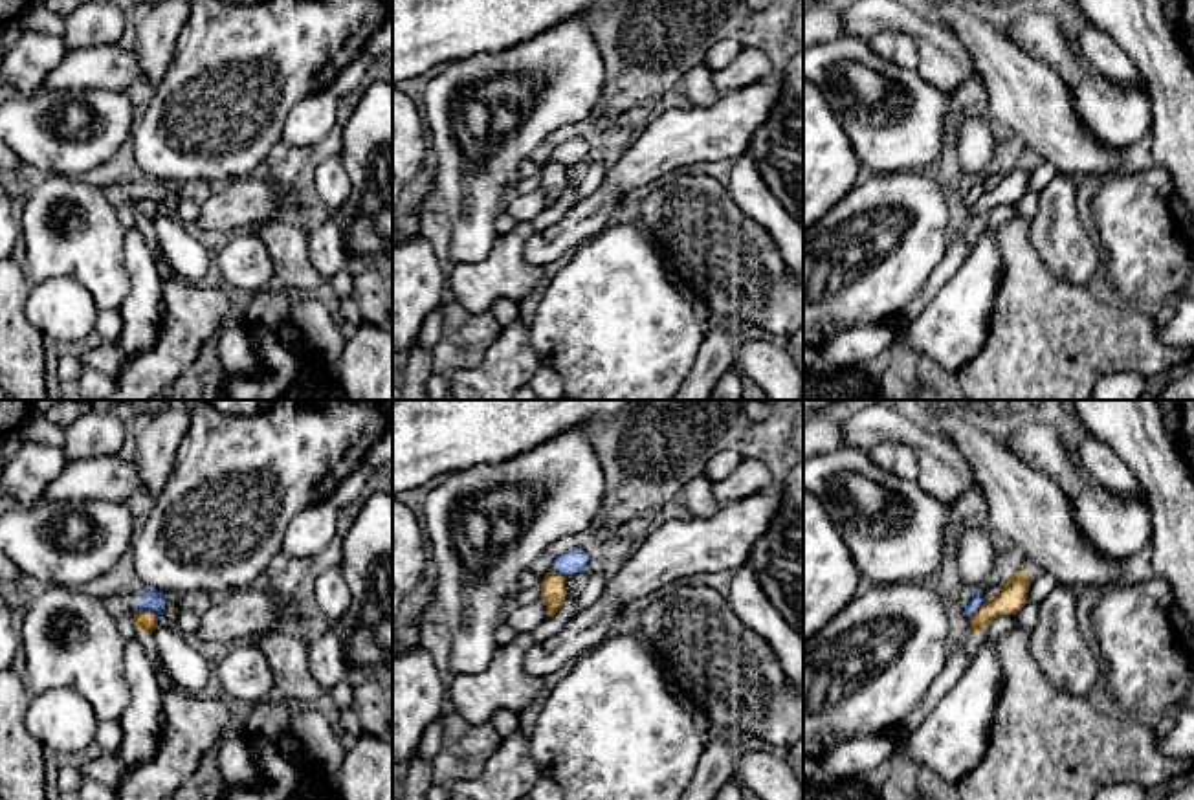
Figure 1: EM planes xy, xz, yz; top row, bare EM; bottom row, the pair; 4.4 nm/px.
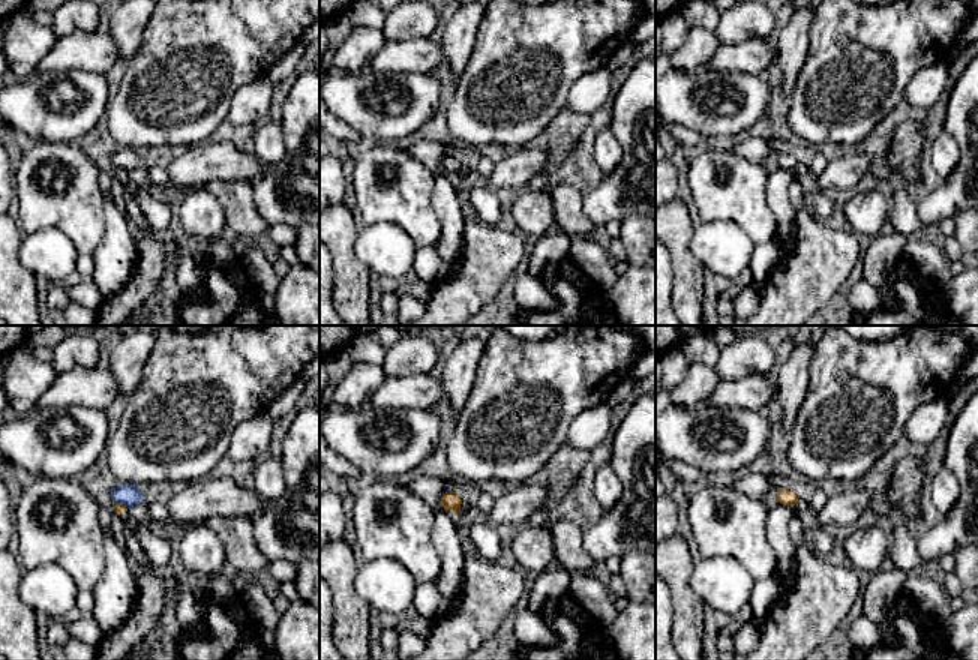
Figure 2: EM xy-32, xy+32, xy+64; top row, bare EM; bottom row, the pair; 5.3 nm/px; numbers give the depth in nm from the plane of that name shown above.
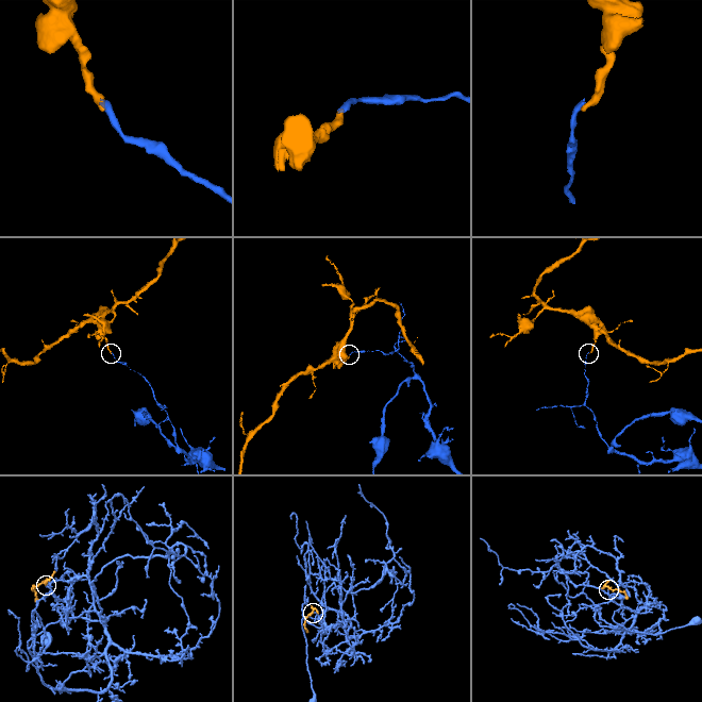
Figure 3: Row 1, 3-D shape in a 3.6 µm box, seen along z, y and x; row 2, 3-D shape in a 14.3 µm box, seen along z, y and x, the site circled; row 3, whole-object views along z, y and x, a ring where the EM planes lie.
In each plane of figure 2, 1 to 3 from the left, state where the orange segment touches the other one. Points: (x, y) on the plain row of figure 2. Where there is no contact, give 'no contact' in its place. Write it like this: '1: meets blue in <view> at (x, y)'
1: meets blue in xy-32 at (122, 167)
2: meets blue in xy+32 at (447, 155)
3: no contact

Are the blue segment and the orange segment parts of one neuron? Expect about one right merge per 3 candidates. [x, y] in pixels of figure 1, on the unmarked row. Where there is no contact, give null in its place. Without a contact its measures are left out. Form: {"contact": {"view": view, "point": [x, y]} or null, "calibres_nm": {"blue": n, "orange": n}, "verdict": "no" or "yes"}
{"contact": {"view": "xy", "point": [147, 199]}, "calibres_nm": {"blue": 90, "orange": 90}, "verdict": "no"}

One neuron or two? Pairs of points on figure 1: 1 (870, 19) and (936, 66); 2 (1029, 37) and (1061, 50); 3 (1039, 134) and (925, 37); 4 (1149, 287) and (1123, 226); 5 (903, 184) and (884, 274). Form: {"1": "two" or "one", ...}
{"1": "one", "2": "one", "3": "two", "4": "one", "5": "one"}

